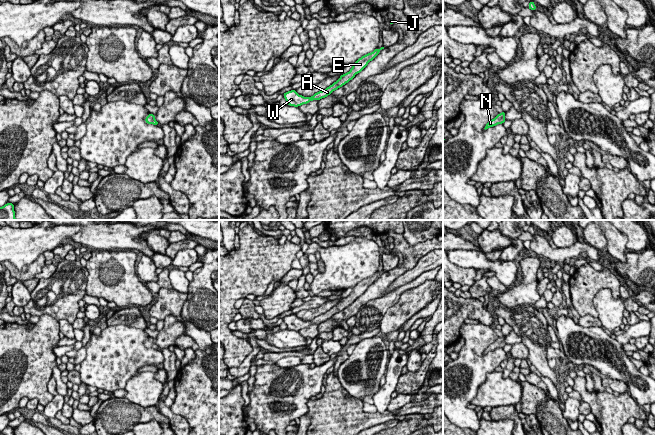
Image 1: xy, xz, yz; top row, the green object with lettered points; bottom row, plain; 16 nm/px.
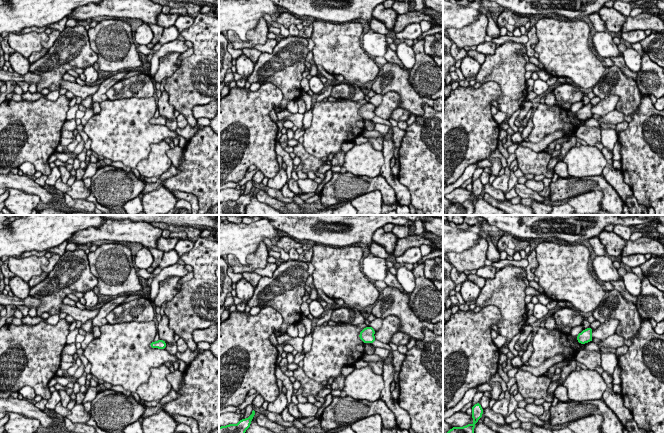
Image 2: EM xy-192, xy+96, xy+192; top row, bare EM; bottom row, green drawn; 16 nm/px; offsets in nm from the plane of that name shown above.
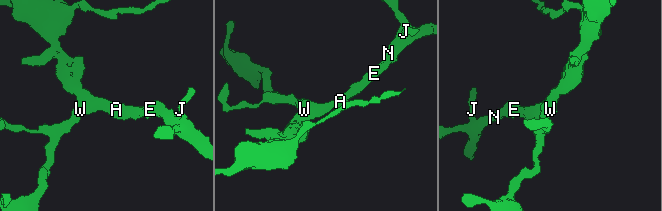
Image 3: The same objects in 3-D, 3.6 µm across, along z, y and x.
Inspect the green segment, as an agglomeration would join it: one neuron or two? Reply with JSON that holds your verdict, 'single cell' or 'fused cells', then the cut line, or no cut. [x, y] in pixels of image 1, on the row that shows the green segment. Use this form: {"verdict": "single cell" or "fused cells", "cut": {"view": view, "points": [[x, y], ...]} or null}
{"verdict": "single cell", "cut": null}

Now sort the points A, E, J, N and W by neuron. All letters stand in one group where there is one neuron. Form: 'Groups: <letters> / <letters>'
Groups: A E J N W

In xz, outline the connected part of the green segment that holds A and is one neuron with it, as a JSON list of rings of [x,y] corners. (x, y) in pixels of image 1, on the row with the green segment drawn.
[[[381,47],[380,49],[376,48],[373,52],[368,53],[361,58],[359,58],[355,63],[353,63],[352,68],[350,69],[349,72],[346,74],[342,74],[340,78],[334,82],[332,85],[327,87],[326,89],[319,91],[315,93],[311,97],[304,97],[302,95],[299,95],[296,90],[291,90],[288,92],[285,92],[283,94],[283,97],[287,101],[287,105],[294,106],[294,107],[299,107],[303,104],[307,104],[310,101],[313,100],[320,100],[322,98],[327,97],[330,95],[333,91],[337,90],[338,88],[342,87],[346,83],[348,83],[350,80],[352,80],[356,74],[360,73],[370,61],[372,61],[378,54],[379,52],[384,49],[384,47]]]

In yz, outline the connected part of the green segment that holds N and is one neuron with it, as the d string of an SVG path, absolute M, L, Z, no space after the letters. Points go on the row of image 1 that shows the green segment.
M503 111L502 113L498 114L494 119L492 119L486 124L483 130L486 131L489 127L494 127L500 123L503 124L506 121L506 119L504 118L505 113L506 112Z

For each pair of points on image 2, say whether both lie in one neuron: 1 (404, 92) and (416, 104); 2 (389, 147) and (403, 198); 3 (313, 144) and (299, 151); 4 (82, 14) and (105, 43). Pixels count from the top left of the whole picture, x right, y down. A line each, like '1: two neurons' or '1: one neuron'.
1: one neuron
2: one neuron
3: two neurons
4: two neurons

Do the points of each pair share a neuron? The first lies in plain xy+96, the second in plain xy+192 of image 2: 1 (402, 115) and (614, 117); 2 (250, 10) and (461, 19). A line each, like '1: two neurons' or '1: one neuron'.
1: one neuron
2: one neuron

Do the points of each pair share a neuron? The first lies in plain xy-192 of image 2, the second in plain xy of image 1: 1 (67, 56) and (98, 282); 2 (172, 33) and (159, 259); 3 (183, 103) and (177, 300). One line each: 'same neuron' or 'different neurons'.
1: different neurons
2: same neuron
3: different neurons

